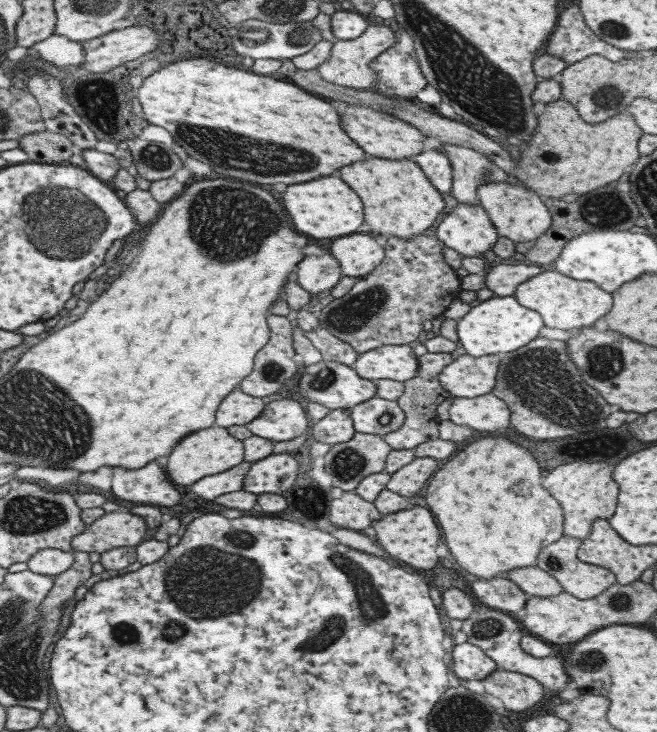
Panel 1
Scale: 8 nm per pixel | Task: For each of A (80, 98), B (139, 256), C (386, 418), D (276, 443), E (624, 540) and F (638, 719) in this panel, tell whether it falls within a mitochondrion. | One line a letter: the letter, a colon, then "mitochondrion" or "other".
A: mitochondrion
B: other
C: mitochondrion
D: other
E: other
F: other

